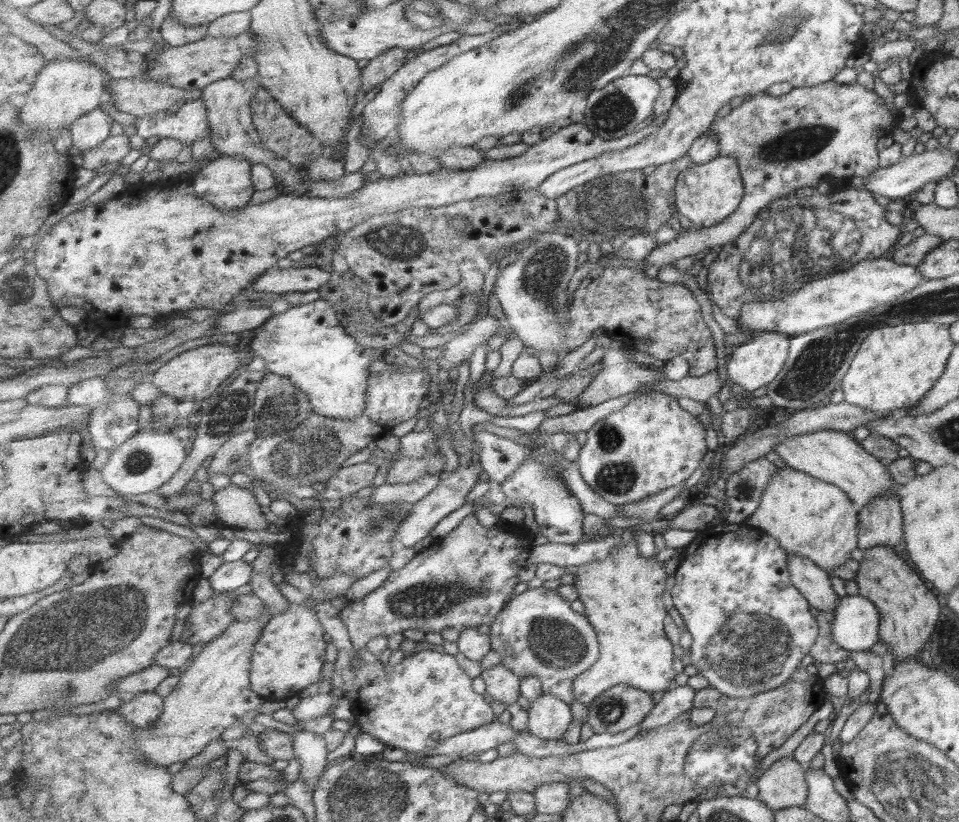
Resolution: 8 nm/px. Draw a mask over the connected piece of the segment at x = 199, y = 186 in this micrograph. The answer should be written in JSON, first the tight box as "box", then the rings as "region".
{"box":[191,155,256,212],"region":[[[222,155],[191,178],[197,196],[221,212],[247,208],[256,191],[251,165],[243,158]]]}

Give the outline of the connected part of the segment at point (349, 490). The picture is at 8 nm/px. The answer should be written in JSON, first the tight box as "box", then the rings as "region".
{"box":[319,461,379,500],"region":[[[369,461],[348,465],[339,469],[324,485],[319,496],[322,500],[335,500],[335,498],[346,498],[353,495],[375,480],[379,474],[379,467]]]}

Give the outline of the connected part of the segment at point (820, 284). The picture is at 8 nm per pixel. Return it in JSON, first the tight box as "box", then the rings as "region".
{"box":[736,257,923,338],"region":[[[888,257],[860,260],[851,268],[833,273],[833,276],[813,280],[787,296],[742,304],[736,316],[736,324],[743,333],[763,330],[782,333],[790,338],[816,328],[830,327],[835,323],[847,321],[874,306],[905,296],[923,281],[914,266],[897,264]]]}

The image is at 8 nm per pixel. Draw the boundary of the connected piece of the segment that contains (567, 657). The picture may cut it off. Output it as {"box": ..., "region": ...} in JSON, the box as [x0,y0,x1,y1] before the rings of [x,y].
{"box":[488,586,601,706],"region":[[[542,586],[527,589],[513,596],[490,625],[488,635],[492,650],[501,656],[501,666],[511,670],[520,679],[537,676],[541,680],[543,694],[553,694],[559,700],[567,702],[569,706],[577,700],[573,689],[575,680],[592,668],[593,664],[596,664],[597,660],[601,658],[600,638],[595,626],[589,623],[589,619],[584,614],[575,612],[571,608],[570,602],[559,596],[555,589],[547,589]]]}

